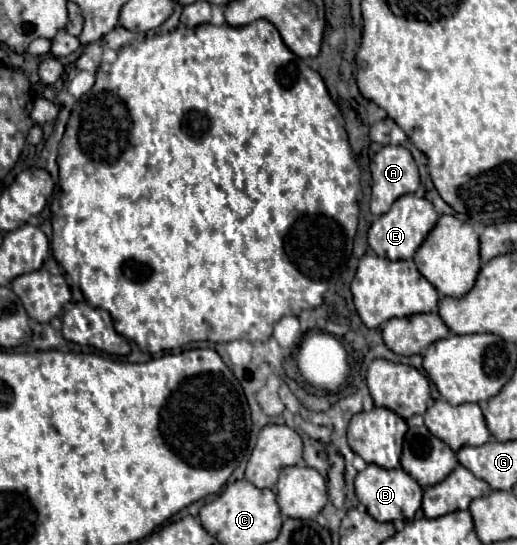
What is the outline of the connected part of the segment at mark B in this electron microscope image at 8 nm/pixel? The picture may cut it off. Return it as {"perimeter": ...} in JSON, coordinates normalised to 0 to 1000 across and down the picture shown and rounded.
{"perimeter":[[[716,851],[708,862],[700,862],[689,873],[685,892],[689,892],[692,917],[704,921],[712,943],[720,950],[727,950],[731,958],[785,958],[785,954],[797,954],[801,943],[809,939],[812,925],[816,925],[816,895],[778,859],[743,862],[743,859],[731,859],[727,851]]]}

